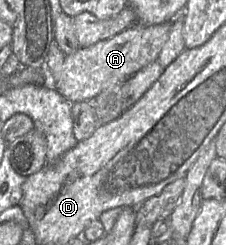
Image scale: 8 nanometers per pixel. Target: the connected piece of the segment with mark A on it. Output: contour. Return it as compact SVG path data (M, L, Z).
M172 21L156 25L135 22L108 39L66 55L55 82L55 89L70 103L93 100L103 90L125 81L135 72L157 60L169 36L171 25Z

